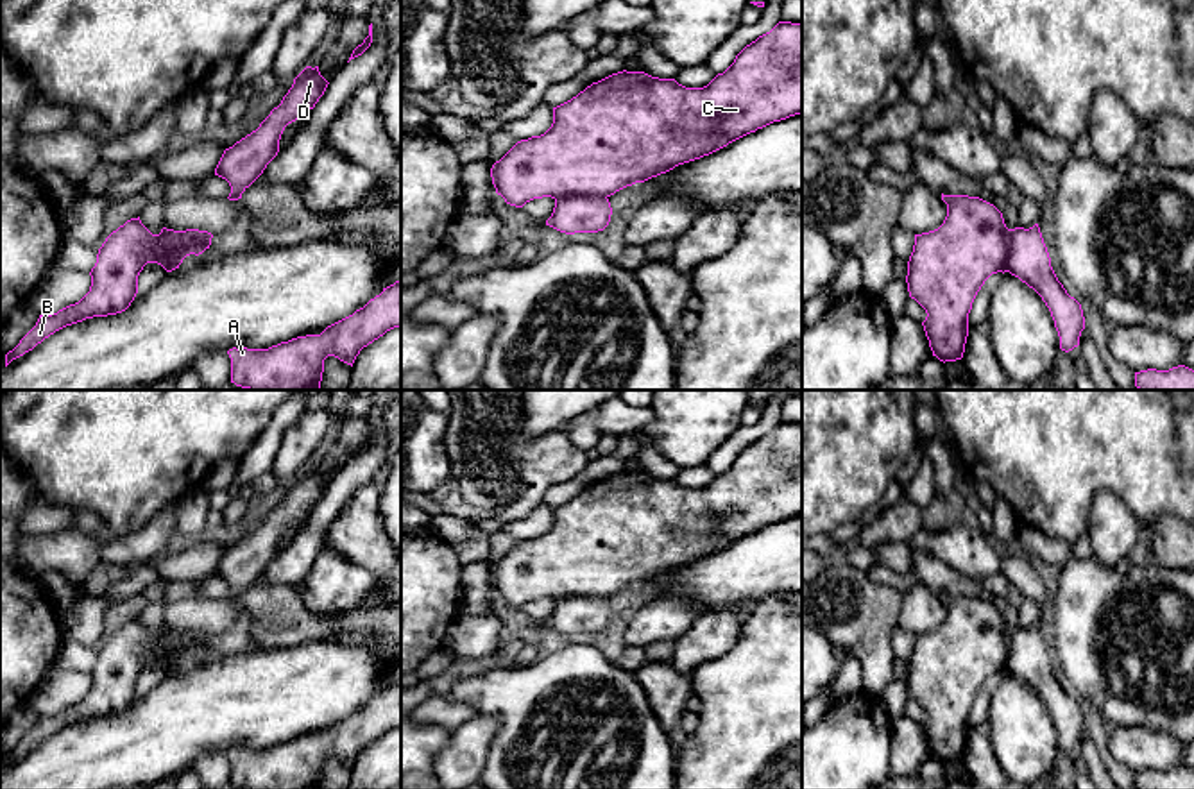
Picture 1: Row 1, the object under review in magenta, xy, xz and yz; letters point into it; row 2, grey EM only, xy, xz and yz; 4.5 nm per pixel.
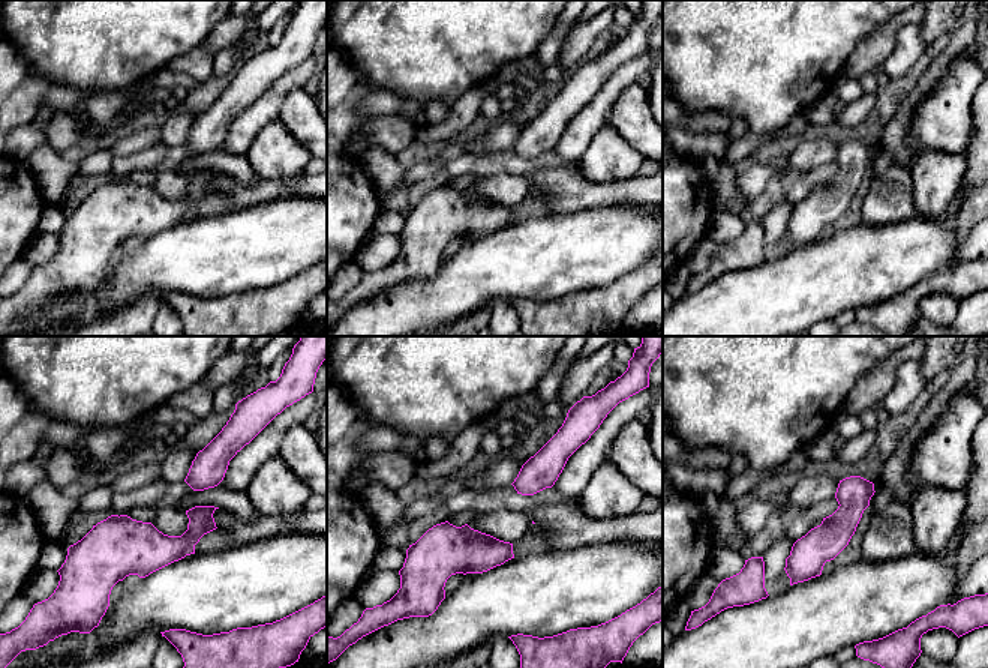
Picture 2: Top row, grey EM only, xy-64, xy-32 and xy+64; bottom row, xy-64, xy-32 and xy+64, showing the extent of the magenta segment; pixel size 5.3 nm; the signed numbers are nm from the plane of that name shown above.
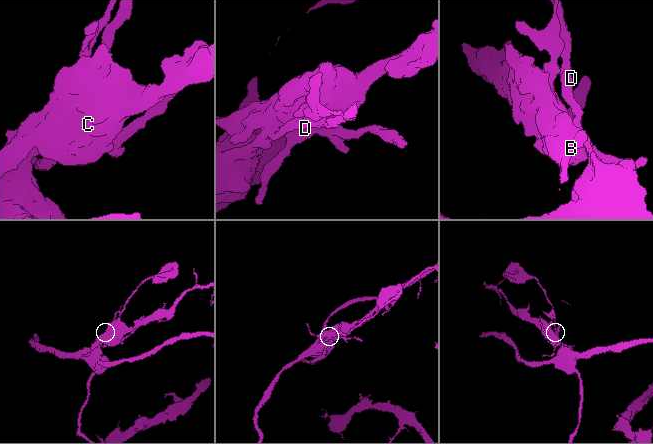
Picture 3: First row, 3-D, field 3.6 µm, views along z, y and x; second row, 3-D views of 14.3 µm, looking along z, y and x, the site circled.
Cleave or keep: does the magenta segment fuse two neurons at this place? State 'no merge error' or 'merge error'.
merge error

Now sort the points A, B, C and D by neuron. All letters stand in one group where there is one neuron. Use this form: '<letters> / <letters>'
A B C / D

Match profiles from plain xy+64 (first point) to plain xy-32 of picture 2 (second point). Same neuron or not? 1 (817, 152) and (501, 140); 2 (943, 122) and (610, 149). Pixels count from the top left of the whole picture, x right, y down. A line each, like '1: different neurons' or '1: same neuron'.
1: same neuron
2: different neurons

